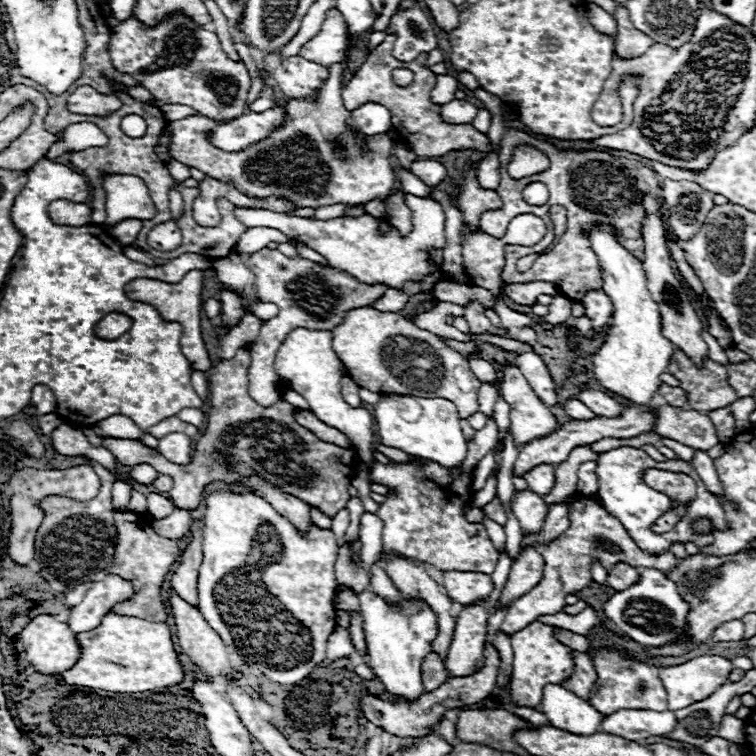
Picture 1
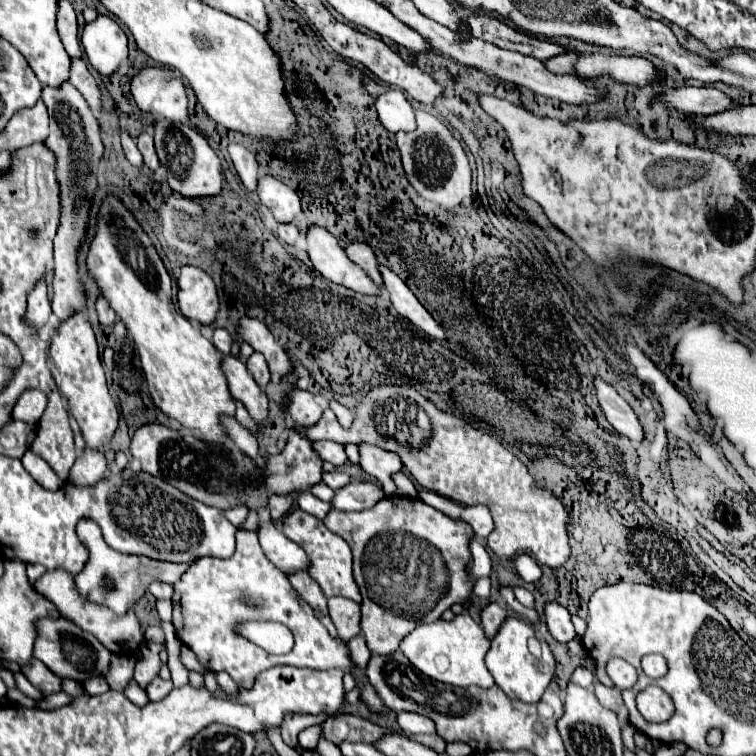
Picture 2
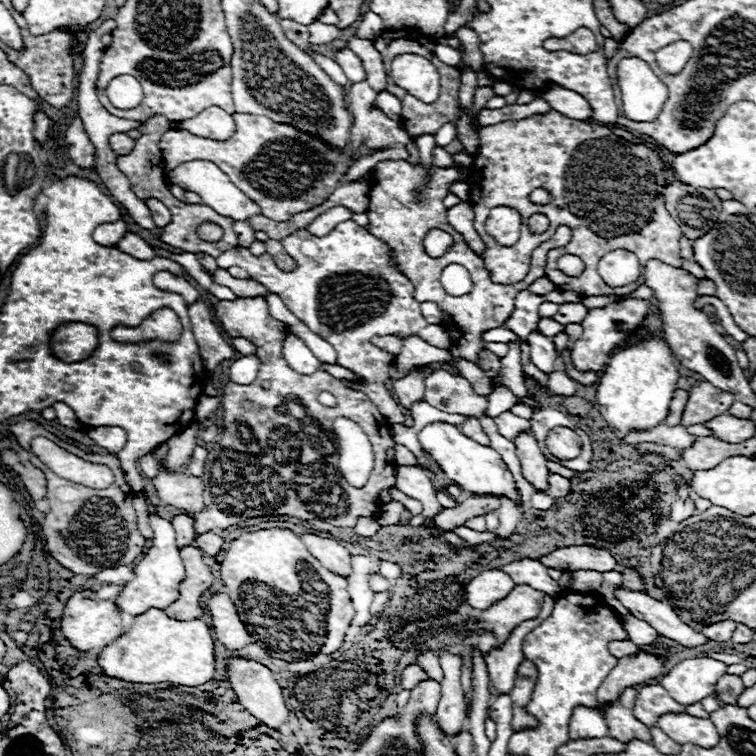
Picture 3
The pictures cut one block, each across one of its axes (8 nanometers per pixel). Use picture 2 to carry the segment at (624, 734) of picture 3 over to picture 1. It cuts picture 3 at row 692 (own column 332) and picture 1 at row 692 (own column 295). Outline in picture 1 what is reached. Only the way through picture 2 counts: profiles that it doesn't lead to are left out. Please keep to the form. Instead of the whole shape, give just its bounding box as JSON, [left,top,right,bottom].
[562,652,596,700]

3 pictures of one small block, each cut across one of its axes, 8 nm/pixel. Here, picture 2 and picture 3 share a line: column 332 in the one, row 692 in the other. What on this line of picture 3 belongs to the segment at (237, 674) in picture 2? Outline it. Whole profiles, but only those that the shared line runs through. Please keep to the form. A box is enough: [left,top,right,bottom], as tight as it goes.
[634,684,686,726]

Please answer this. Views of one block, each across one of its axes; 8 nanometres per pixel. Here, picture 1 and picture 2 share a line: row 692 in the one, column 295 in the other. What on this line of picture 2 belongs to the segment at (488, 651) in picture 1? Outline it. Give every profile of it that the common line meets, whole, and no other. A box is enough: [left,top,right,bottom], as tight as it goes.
[130,424,322,510]

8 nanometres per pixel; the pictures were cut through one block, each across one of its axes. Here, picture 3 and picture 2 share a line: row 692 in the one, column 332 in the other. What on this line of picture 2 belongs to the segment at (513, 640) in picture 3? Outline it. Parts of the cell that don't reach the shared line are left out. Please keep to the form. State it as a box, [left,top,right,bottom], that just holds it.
[332,480,384,510]

